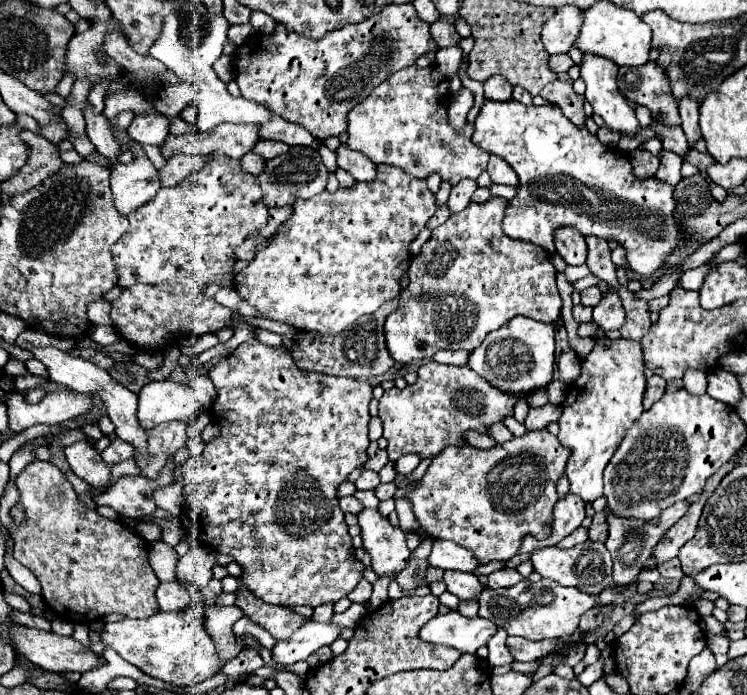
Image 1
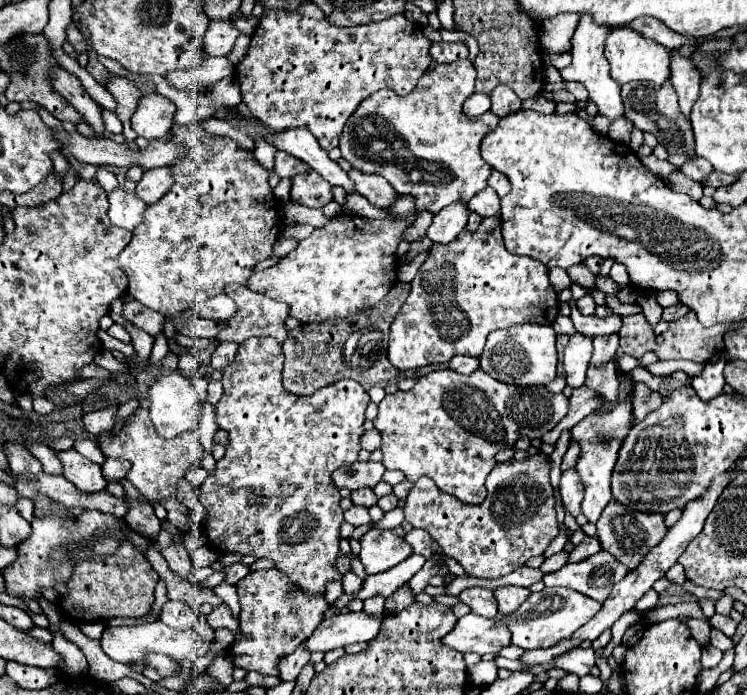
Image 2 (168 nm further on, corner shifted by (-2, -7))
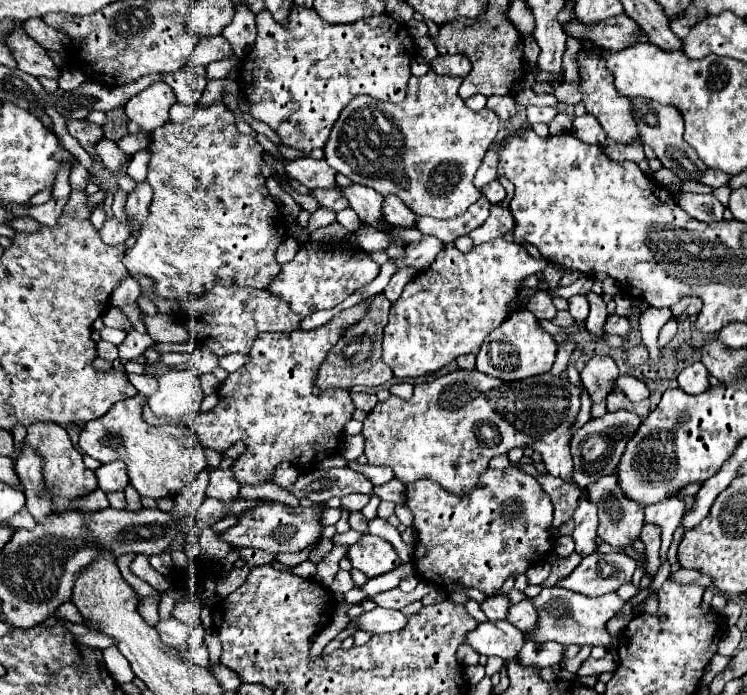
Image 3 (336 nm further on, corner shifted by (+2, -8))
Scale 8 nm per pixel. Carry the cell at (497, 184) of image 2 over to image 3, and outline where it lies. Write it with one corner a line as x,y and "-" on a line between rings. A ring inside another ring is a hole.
497,180
489,182
487,186
483,186
483,194
485,194
485,196
487,196
487,200
489,200
489,202
493,202
493,204
497,204
497,202
503,202
503,200
505,200
505,188
503,188

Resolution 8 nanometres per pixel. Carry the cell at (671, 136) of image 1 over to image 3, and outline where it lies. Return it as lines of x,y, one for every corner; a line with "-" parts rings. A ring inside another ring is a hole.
707,170
705,172
705,176
701,178
701,182
703,184
707,184
707,186
713,186
713,188
721,188
721,186
729,186
729,180
731,180
731,176
727,174
727,172
721,172
721,170

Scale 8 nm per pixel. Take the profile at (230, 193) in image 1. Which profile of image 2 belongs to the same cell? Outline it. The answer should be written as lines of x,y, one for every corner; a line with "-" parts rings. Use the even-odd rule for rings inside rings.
199,121
191,123
191,125
173,125
173,139
177,139
177,143
185,145
189,149
189,155
185,159
181,159
181,163
175,163
171,169
173,169
173,177
175,177
175,185
171,187
171,191
167,195
163,195
157,203
149,205
143,213
143,221
135,227
133,231
133,239
131,243
119,253
119,269
127,275
129,279
129,287
127,287
127,295
137,299
139,303
143,303
145,307
153,309
153,311
159,311
163,313
165,317
171,317
175,313
181,313
185,311
187,307
191,307
191,303
197,303
197,301
207,301
215,295
221,295
225,293
225,287
231,285
231,283
239,283
239,285
245,285
245,279
249,279
249,275
253,273
253,265
267,259
271,255
271,247
273,243
277,241
279,237
279,211
277,211
277,205
275,205
275,197
269,189
269,183
267,183
267,171
257,163
257,159
253,157
251,151
245,151
241,149
233,139
229,137
215,137
215,135
209,135

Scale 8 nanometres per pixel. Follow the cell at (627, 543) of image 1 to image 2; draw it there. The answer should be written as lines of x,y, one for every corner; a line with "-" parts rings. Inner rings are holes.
611,501
599,521
597,521
597,535
601,541
601,547
609,551
619,563
623,563
629,571
639,567
639,563
645,559
645,555
661,543
661,539
667,535
669,527
665,525
665,515
645,515
641,511
633,511
629,507
621,507
617,501

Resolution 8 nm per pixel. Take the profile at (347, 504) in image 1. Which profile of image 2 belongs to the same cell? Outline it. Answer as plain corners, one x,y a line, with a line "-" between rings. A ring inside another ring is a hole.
353,505
351,509
345,511
345,521
359,527
359,525
365,525
371,521
369,513
367,513
367,507
361,507
361,505

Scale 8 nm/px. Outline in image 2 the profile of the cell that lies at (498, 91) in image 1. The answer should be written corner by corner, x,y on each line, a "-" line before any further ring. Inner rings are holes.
499,85
491,91
491,111
497,117
505,117
509,113
515,113
521,109
521,99
505,85

